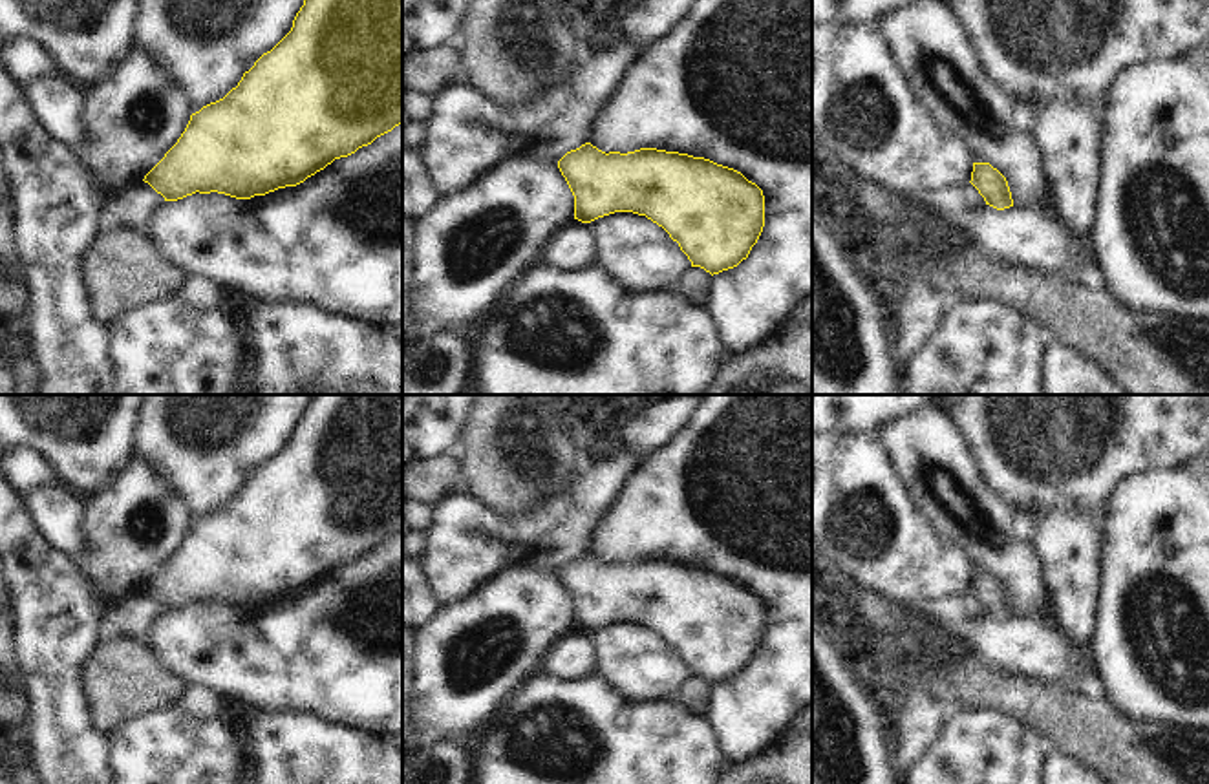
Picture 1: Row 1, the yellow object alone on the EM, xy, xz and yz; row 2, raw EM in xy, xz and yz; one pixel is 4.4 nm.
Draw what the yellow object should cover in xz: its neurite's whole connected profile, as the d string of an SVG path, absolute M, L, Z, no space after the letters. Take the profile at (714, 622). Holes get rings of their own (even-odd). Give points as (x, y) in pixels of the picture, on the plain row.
M591 552L567 561L558 577L574 605L574 629L591 632L615 621L646 625L706 682L719 683L748 667L765 636L763 599L741 581L704 567L657 557L602 561Z

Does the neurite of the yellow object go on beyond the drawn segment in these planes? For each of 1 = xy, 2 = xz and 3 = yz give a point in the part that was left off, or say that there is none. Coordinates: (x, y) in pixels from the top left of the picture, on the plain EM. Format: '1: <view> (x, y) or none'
1: none
2: none
3: none

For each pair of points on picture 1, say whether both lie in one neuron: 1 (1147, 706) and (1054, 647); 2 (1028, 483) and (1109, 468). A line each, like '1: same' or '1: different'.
1: different
2: same

